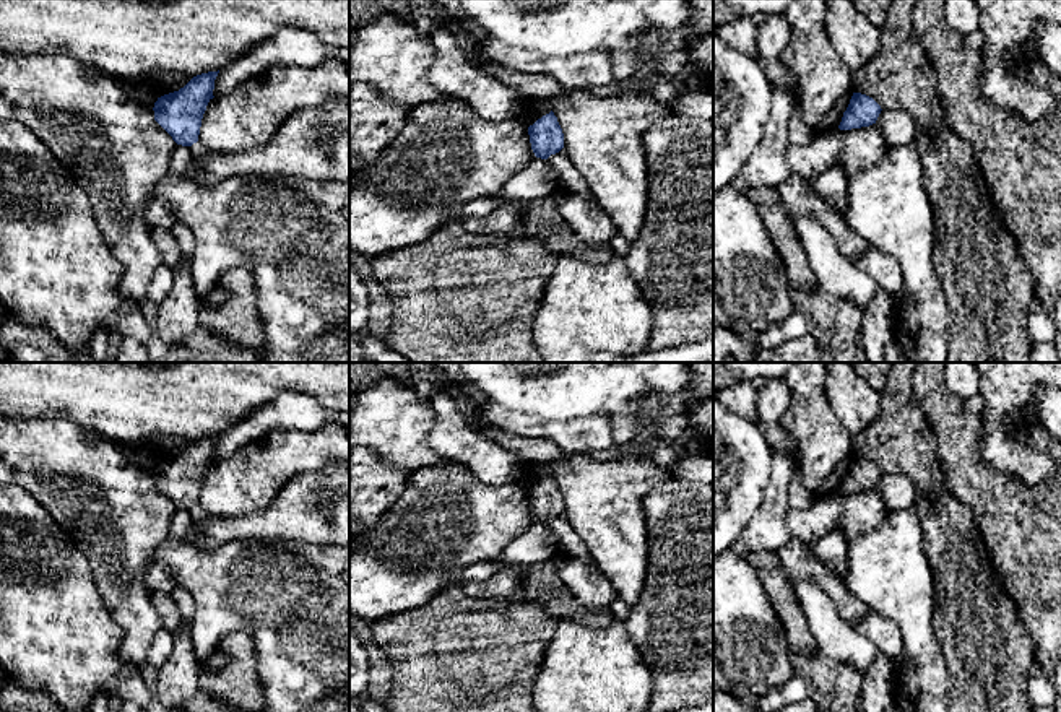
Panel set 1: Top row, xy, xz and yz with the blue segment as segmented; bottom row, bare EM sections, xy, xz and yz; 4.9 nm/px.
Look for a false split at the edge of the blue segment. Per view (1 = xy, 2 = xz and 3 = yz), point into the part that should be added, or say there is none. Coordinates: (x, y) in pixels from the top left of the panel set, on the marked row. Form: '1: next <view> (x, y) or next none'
1: next none
2: next none
3: next none

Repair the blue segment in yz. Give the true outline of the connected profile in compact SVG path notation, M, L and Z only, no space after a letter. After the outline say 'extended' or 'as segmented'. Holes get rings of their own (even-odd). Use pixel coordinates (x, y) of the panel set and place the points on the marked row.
M853 93L838 128L851 130L869 127L876 124L881 111L881 106L873 98L861 93Z; as segmented

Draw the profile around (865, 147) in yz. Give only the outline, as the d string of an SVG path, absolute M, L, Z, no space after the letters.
M876 124L861 128L842 130L843 148L835 166L842 166L851 179L860 169L877 164L889 145Z

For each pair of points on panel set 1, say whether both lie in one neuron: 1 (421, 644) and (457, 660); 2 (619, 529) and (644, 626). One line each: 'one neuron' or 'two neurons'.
1: one neuron
2: two neurons

